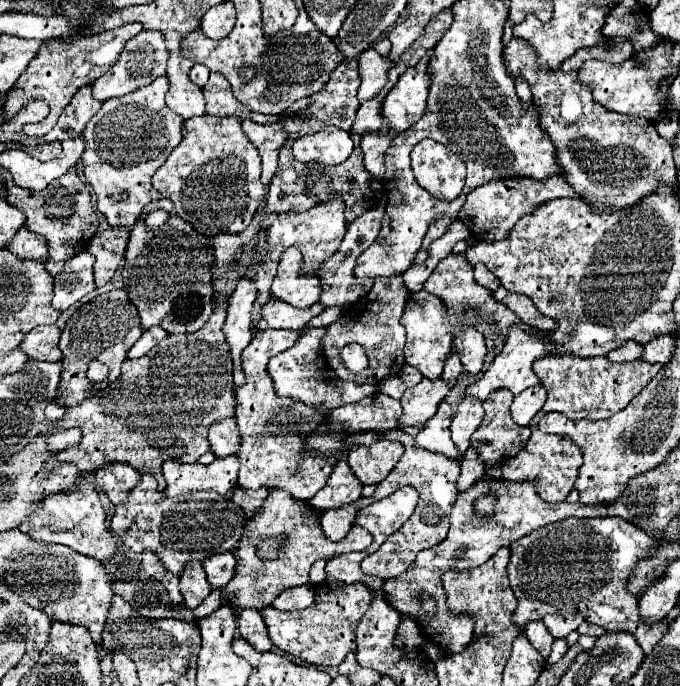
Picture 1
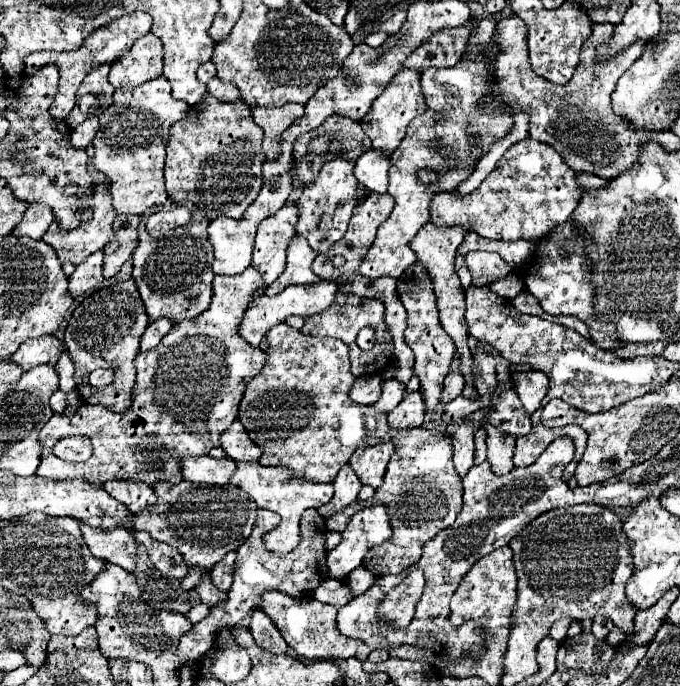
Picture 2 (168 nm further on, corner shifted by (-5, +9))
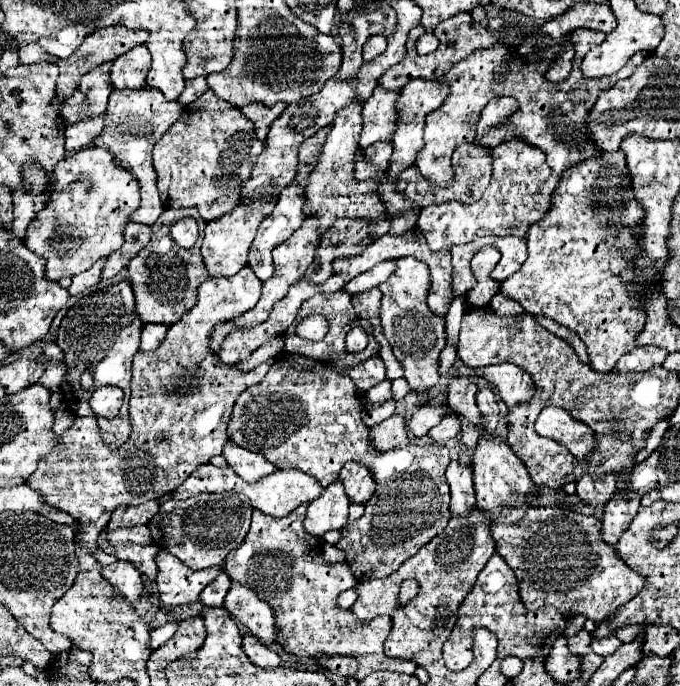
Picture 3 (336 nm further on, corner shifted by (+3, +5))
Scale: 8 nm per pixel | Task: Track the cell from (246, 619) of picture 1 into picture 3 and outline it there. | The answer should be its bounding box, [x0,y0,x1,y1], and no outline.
[243,636,281,668]

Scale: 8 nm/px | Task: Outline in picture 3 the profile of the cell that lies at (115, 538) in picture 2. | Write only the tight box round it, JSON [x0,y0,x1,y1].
[101,562,143,604]

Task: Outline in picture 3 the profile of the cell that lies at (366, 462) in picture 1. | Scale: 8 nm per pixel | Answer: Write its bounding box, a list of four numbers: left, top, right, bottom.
[339,462,375,504]

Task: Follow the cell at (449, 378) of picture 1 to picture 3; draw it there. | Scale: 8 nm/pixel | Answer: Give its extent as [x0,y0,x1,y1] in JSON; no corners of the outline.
[407,394,447,438]

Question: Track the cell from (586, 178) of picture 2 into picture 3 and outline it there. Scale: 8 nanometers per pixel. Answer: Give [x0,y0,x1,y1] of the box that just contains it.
[499,150,647,374]

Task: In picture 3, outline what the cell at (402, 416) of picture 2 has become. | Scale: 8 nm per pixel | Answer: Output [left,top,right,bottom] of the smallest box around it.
[371,416,409,452]

